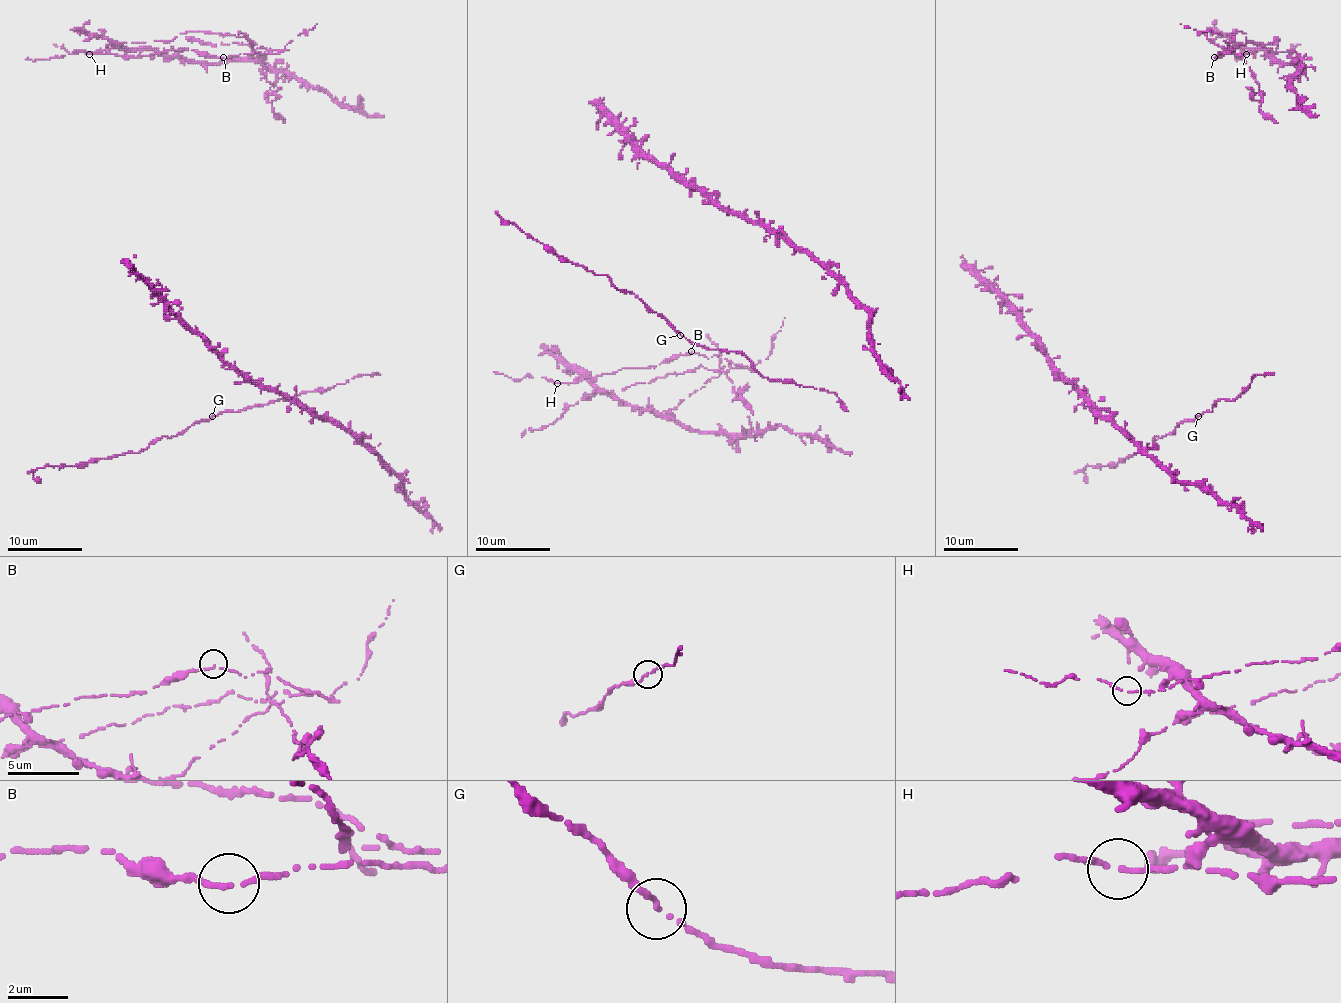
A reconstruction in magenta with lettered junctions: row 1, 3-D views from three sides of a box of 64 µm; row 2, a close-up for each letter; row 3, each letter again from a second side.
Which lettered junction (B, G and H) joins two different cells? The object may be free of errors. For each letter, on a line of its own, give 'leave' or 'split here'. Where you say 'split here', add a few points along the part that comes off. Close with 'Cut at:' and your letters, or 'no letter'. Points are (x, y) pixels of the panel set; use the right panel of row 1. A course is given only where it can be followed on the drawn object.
B: leave
G: leave
H: leave
Cut at: no letter

